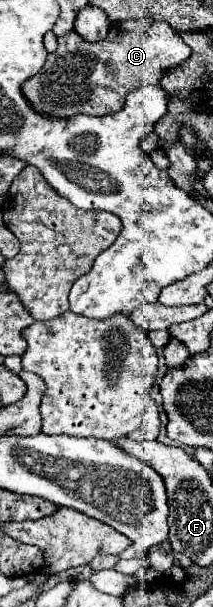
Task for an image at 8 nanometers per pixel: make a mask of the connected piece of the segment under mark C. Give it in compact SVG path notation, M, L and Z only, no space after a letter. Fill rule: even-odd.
M130 19L124 23L114 23L110 27L110 33L104 41L98 43L88 43L84 41L76 31L70 31L68 35L58 39L58 49L48 55L48 61L44 67L30 77L22 85L22 95L28 99L34 111L46 117L54 119L70 119L80 113L86 115L112 115L124 107L126 95L142 85L148 83L158 83L160 77L172 69L174 65L182 63L190 55L190 49L182 43L182 39L174 33L170 25L164 21L154 21L154 19Z

